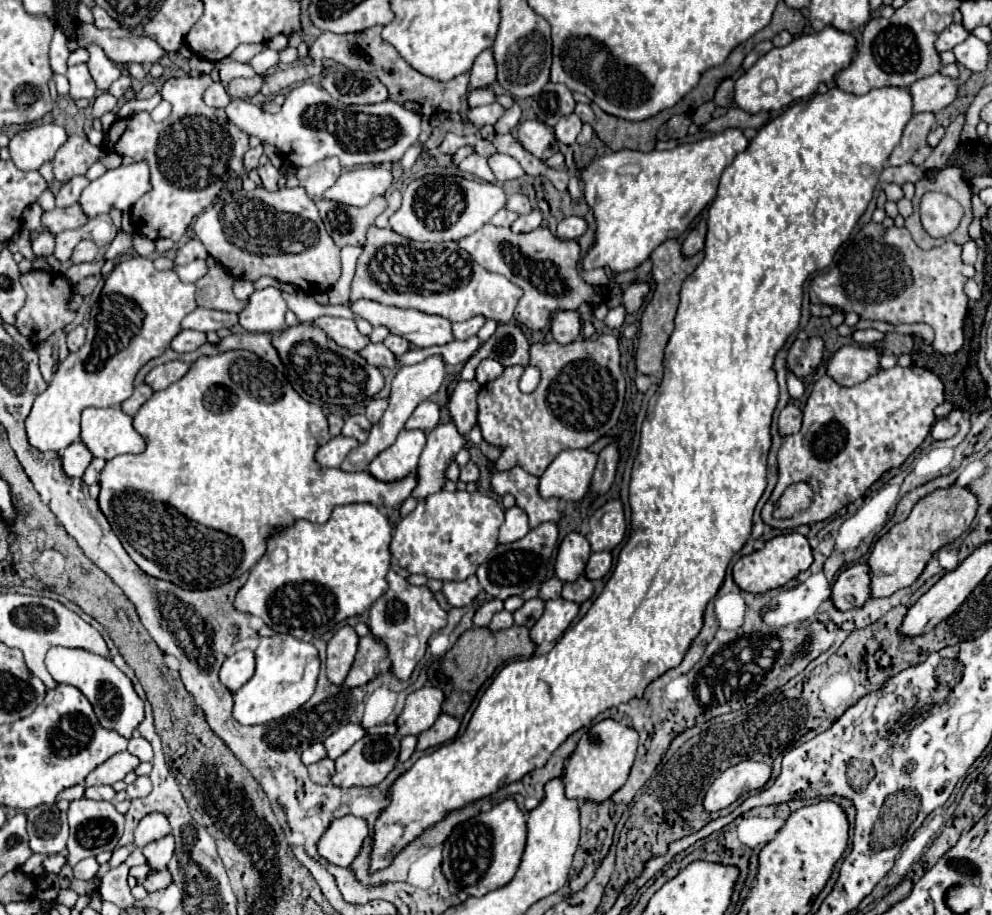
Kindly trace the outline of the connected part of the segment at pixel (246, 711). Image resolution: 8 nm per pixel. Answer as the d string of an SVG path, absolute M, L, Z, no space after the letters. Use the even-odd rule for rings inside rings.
M292 635L260 639L256 649L256 673L234 693L234 719L242 725L258 725L300 709L316 689L318 671L320 659L312 643L294 639Z

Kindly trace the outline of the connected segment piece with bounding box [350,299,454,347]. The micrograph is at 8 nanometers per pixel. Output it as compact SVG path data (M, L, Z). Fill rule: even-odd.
M354 301L350 309L364 317L372 327L384 325L390 329L390 333L400 335L408 339L416 347L434 347L434 345L446 345L454 339L450 321L436 315L426 315L422 311L414 309L398 309L388 307L374 301Z

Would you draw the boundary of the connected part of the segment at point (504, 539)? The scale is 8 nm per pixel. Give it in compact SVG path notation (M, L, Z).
M520 507L506 509L504 523L500 527L498 543L514 543L514 541L522 539L528 531L530 531L530 527L528 527L528 515Z

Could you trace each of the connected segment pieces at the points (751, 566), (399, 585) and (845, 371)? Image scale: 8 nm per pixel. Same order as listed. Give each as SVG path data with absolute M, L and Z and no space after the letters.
M788 533L788 535L778 535L778 537L770 539L760 551L754 551L754 553L738 559L738 563L732 569L732 575L734 575L734 583L742 591L766 593L770 589L786 585L798 573L806 571L810 565L812 565L812 549L808 545L808 539L800 533Z
M392 569L388 571L386 581L388 591L372 605L368 627L374 637L386 643L392 661L392 671L396 673L396 677L408 679L416 663L424 657L428 639L446 625L446 611L438 605L438 601L434 599L432 591L426 585L422 587L410 585L404 577L400 577Z
M856 343L840 347L828 363L828 375L840 385L856 385L876 375L878 363L882 357L882 349L878 345L862 347Z

